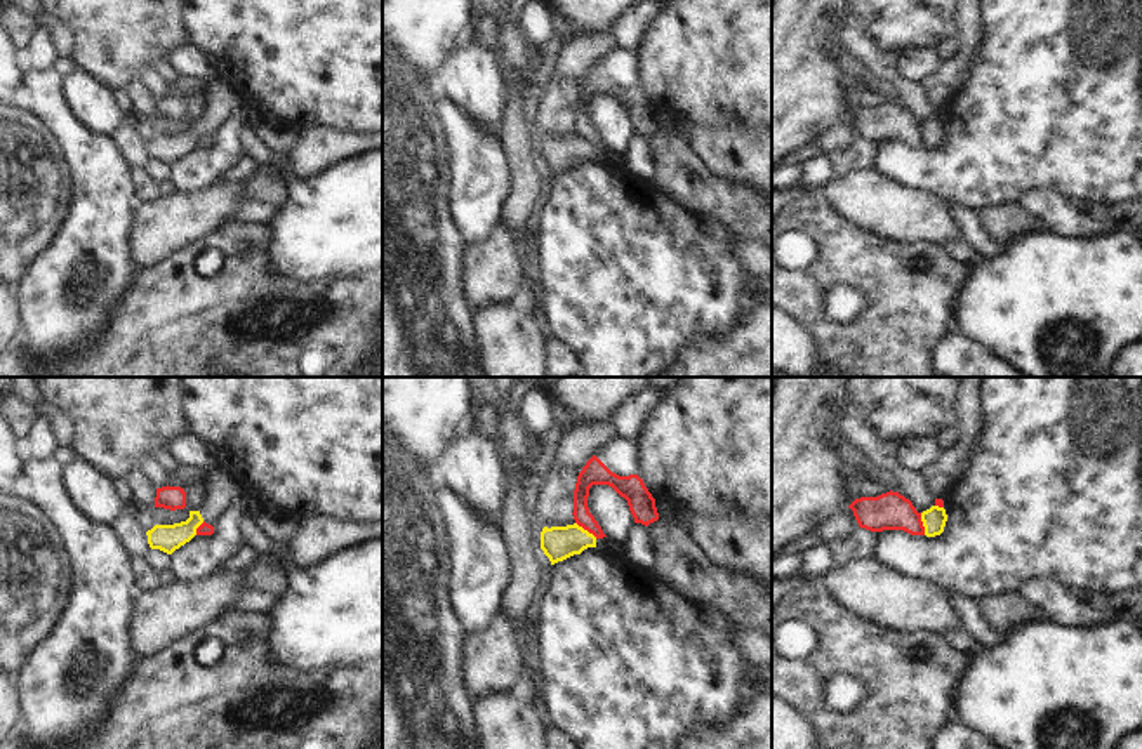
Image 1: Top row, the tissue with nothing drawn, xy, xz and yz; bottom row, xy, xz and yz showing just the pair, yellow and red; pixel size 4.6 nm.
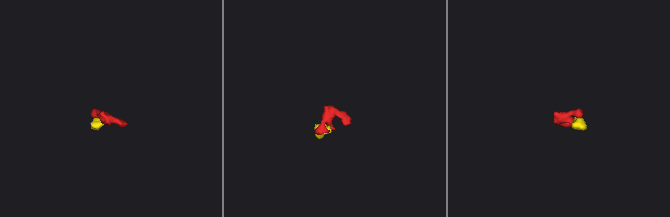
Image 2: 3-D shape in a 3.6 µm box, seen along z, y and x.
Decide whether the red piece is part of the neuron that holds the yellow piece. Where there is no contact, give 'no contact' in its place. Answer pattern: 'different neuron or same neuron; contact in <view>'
different neuron; contact in yz

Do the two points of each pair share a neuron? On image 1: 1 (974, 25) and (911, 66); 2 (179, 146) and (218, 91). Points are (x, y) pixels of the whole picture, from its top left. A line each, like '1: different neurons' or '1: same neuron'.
1: different neurons
2: same neuron

